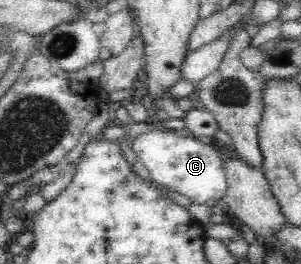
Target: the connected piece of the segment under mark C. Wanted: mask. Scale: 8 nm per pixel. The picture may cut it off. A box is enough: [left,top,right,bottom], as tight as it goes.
[130,132,227,204]

